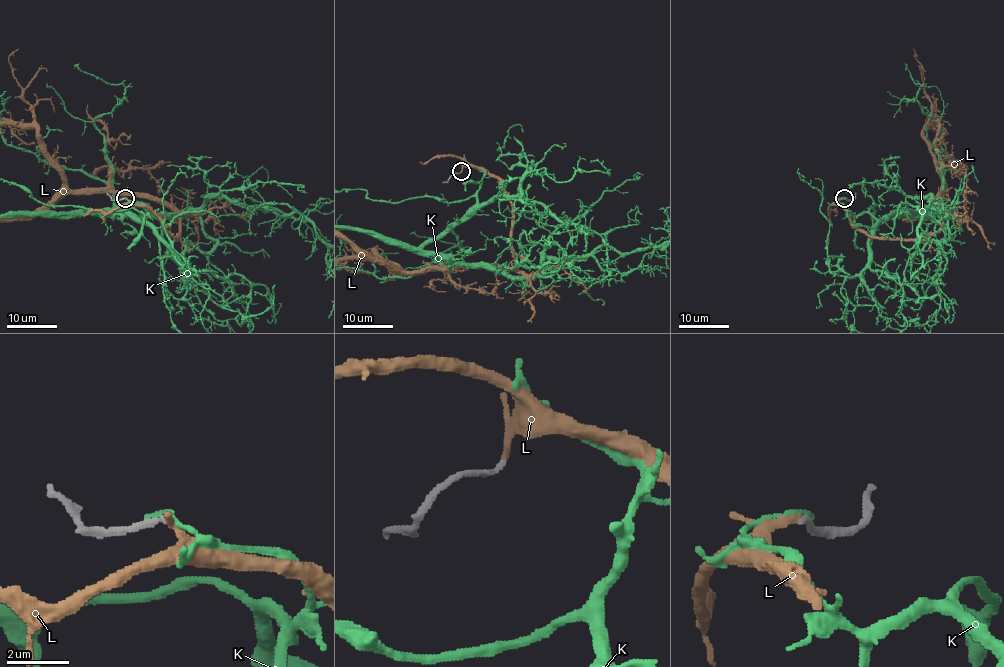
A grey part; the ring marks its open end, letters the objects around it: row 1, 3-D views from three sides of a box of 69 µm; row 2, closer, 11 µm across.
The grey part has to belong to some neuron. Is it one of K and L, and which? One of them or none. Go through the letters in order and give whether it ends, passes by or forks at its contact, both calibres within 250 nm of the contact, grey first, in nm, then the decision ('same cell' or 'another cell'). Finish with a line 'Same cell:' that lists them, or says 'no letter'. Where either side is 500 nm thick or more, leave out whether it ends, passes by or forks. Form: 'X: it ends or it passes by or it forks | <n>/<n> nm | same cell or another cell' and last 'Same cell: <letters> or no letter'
K: it ends | 220/110 nm | another cell
L: it ends | 190/200 nm | same cell
Same cell: L

